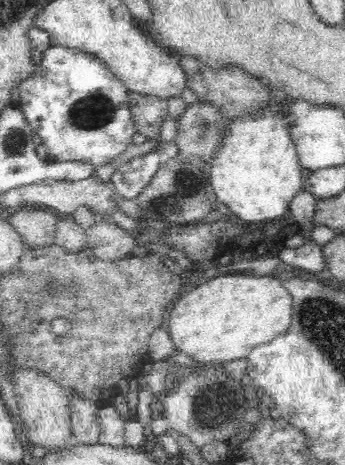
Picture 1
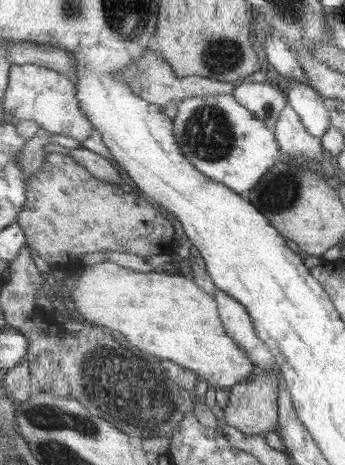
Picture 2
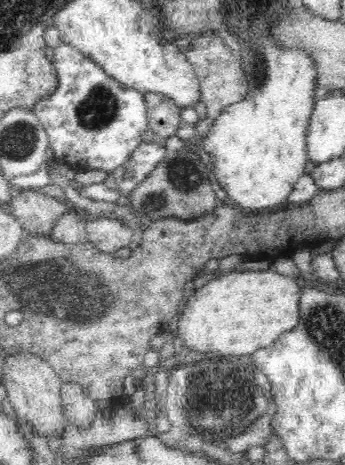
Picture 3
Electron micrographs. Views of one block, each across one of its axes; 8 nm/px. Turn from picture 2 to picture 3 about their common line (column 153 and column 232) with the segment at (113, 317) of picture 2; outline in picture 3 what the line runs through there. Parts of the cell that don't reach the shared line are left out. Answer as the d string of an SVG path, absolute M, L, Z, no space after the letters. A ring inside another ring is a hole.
M232 270L222 272L218 278L210 280L206 286L198 288L186 302L182 316L178 320L178 338L184 342L184 350L204 352L214 358L230 358L236 360L240 356L252 356L262 348L270 348L280 340L280 336L292 332L300 324L300 298L304 296L296 278L282 276L278 272L260 270L260 272L244 272Z

